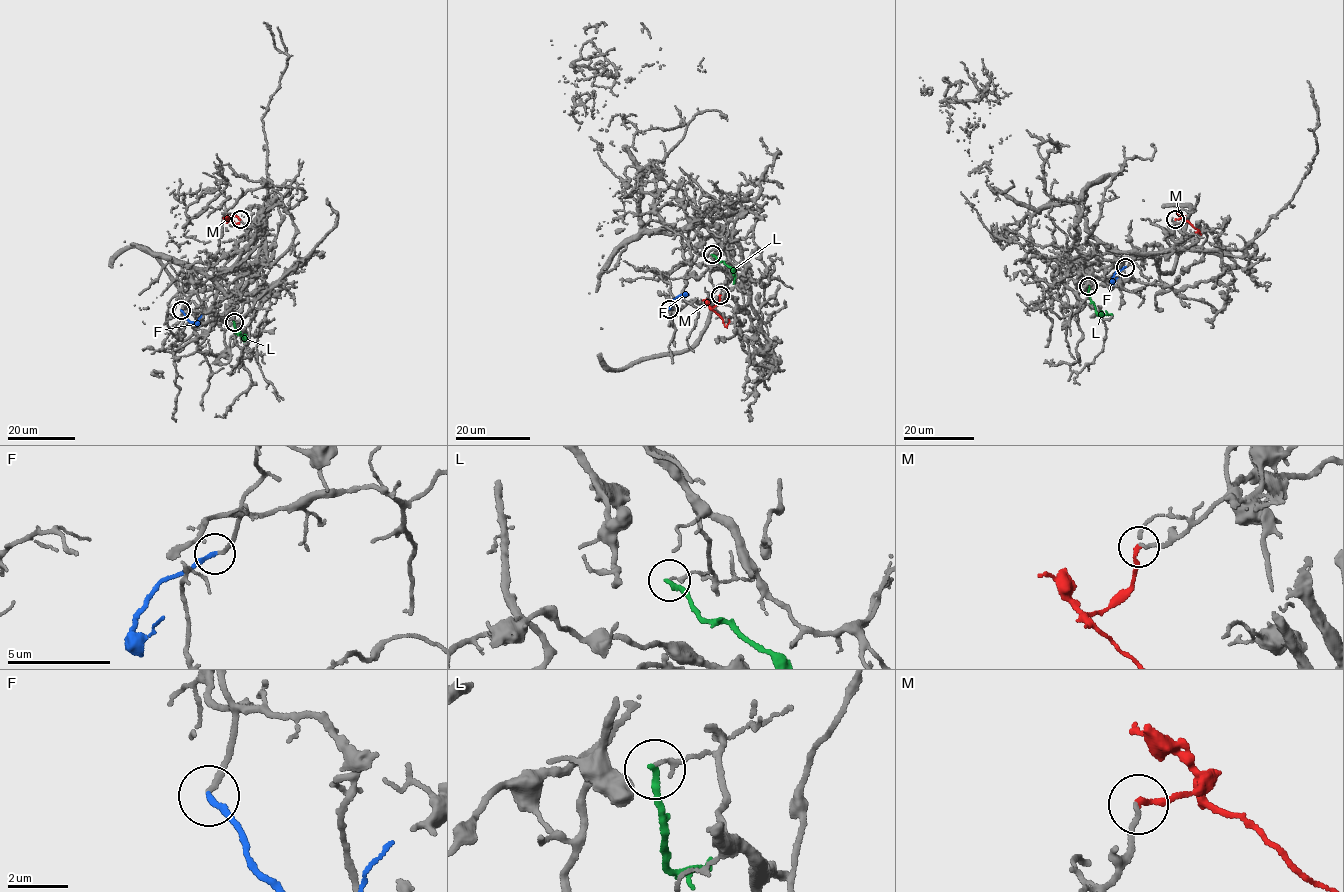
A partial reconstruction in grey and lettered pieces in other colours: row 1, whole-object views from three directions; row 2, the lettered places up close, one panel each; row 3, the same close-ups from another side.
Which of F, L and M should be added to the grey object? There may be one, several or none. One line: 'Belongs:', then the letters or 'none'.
Belongs: F, M

